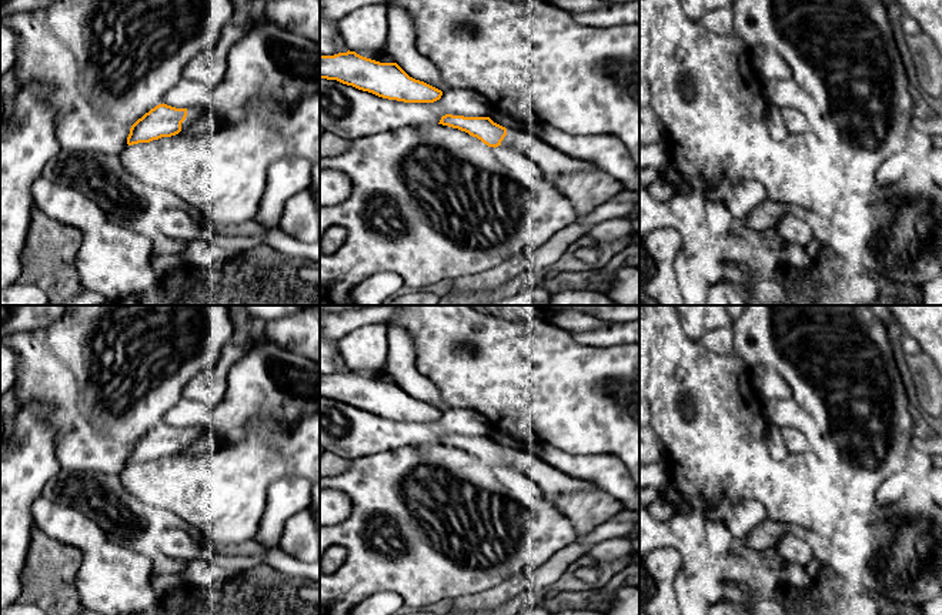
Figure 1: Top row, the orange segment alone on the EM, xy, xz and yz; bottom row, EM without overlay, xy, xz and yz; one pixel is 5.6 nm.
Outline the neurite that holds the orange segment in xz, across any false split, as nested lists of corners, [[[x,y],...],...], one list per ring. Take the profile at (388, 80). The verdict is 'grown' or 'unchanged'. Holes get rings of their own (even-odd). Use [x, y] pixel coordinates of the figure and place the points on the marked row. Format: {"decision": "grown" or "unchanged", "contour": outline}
{"decision": "unchanged", "contour": [[[355,51],[320,56],[320,78],[337,80],[378,97],[404,103],[434,103],[442,91],[410,77],[397,63],[380,63]]]}

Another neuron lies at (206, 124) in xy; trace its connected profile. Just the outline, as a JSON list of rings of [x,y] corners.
[[[218,116],[203,117],[197,120],[196,123],[193,123],[188,128],[181,130],[178,134],[188,137],[188,136],[198,136],[198,134],[210,133],[218,128],[220,123],[221,120]]]

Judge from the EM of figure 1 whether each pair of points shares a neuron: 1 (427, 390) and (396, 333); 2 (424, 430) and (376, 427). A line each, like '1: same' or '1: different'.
1: same
2: same

